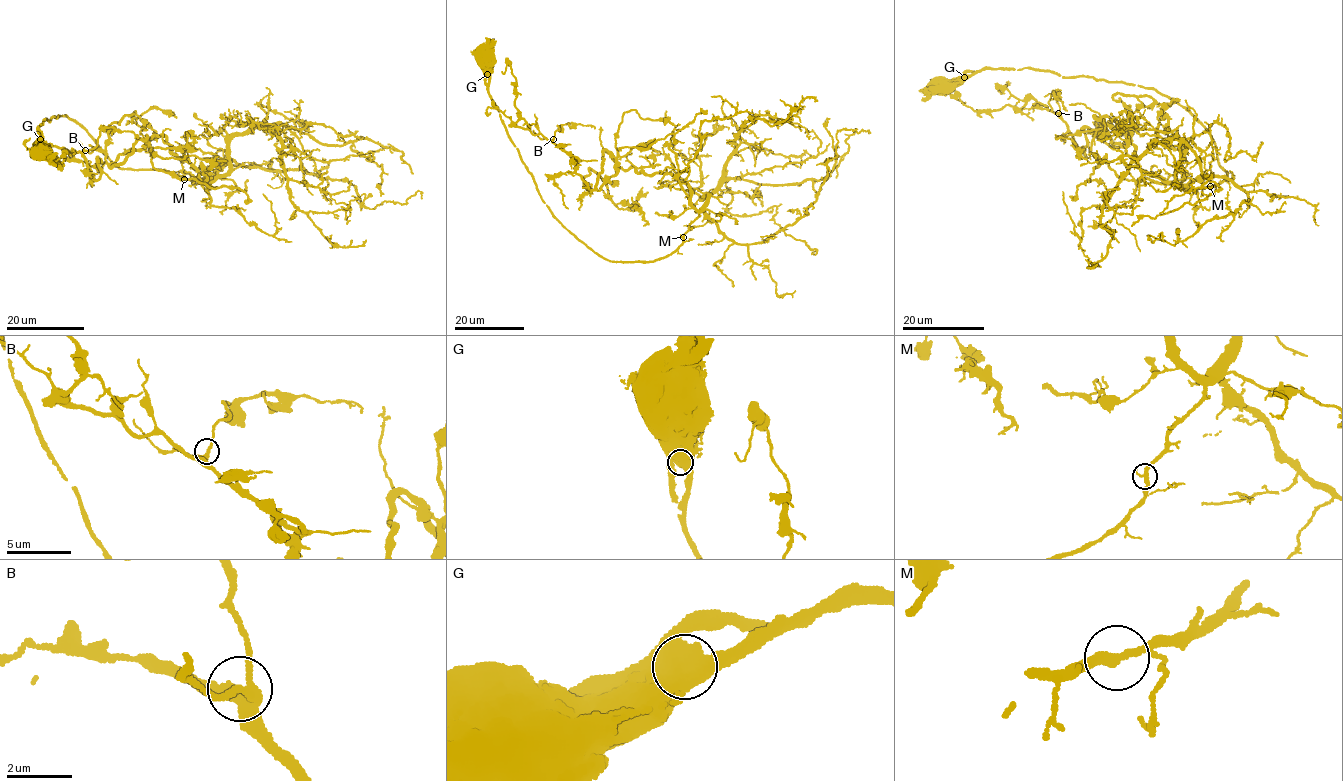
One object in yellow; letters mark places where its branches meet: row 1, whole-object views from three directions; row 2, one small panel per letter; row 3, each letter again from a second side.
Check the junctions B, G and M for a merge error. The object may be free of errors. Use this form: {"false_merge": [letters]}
{"false_merge": []}

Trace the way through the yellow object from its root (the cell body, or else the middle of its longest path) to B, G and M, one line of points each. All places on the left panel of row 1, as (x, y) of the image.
B: (43, 150), (37, 127), (66, 114), (118, 167), (209, 184), (164, 137), (98, 157), (97, 179), (86, 150)
G: (43, 150), (47, 148), (40, 138)
M: (43, 150), (47, 147), (37, 127), (45, 118), (50, 121), (66, 114), (118, 167), (166, 169), (184, 179)

